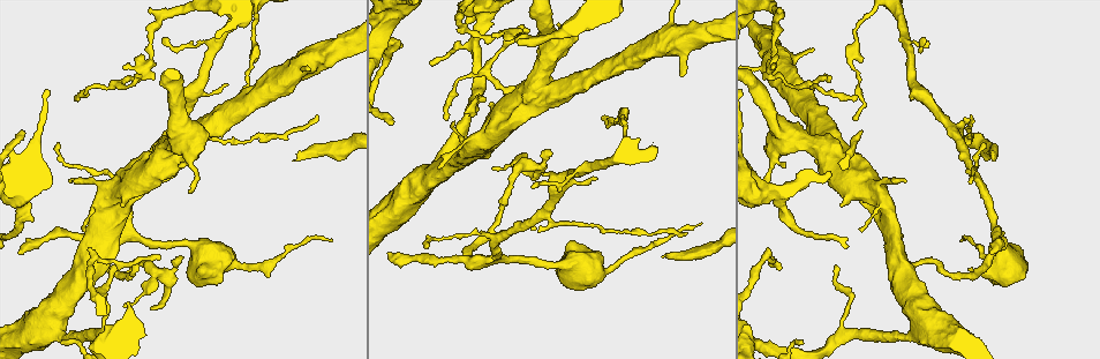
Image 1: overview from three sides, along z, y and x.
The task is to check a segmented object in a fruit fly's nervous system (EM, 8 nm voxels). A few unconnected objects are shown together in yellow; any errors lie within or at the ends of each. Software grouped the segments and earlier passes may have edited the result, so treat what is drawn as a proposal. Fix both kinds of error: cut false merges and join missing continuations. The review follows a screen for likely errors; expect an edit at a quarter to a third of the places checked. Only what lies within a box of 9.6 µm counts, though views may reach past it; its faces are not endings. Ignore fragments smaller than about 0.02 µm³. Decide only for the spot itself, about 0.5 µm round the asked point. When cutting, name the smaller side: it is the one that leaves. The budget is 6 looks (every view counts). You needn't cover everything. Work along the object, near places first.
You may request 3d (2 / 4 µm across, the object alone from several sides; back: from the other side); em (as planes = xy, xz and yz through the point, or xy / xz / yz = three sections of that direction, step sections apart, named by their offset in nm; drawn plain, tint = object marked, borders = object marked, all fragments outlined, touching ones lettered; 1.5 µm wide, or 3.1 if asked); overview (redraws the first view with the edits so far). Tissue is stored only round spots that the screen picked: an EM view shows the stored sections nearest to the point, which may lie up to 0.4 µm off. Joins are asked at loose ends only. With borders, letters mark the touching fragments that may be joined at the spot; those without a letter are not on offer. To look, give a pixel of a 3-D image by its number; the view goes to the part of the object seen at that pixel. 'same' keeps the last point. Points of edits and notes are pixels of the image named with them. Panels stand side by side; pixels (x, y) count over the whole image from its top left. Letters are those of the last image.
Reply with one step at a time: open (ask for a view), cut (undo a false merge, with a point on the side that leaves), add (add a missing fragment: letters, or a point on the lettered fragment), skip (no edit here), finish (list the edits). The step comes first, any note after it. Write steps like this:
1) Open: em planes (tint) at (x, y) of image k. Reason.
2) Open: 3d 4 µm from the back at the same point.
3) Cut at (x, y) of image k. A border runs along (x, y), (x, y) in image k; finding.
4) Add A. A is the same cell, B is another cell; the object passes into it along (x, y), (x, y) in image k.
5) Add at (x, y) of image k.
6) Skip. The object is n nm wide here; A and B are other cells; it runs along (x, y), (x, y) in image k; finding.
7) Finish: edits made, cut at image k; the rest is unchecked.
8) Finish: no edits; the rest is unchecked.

Open: em xz step 8 (borders) at (159, 256) of image 1. An open end.

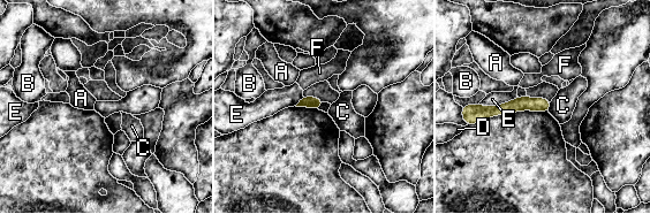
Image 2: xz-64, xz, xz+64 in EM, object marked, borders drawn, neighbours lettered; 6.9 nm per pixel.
Skip. A, B, C, D, E and F are other cells; it runs along (548, 104), (476, 109) in image 2; no lettered fragment goes on from it.

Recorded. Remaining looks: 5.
Open: 3d 4 µm at (190, 190) of image 1. Tapers out.

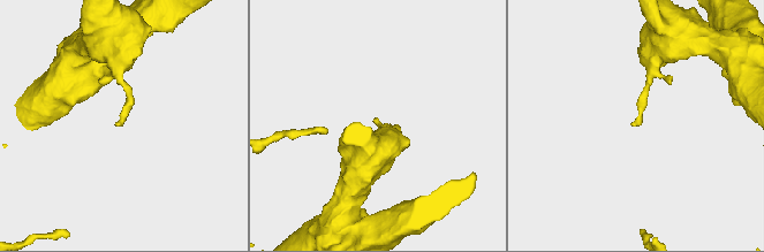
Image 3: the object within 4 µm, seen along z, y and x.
Open: em planes (borders) at (378, 121) of image 3. Need the tissue.

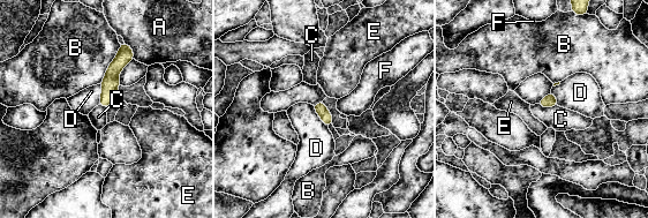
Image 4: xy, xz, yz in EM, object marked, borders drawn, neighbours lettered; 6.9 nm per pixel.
Skip. A, B, C, D, E and F are other cells; a border runs along (536, 104), (543, 107), (557, 106) in image 4; none of them fits.

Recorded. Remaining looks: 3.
Open: 3d 4 µm at (293, 160) of image 1. An open end.

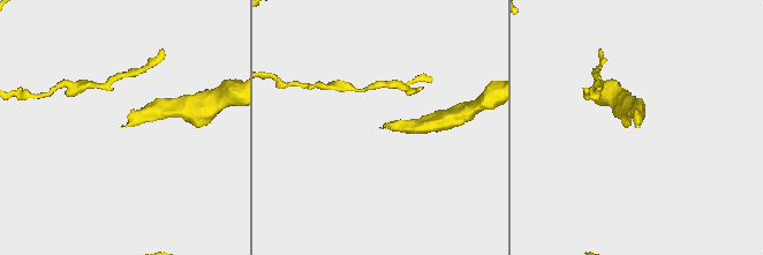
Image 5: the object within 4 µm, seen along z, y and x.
Open: em xy step 4 (tint) at (379, 128) of image 5. Now the EM.

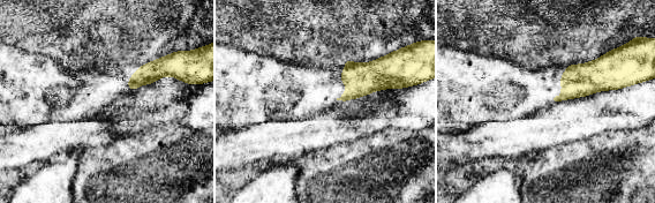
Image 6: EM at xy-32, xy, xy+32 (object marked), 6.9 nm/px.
Open: em planes (borders) at the same point. Another direction.

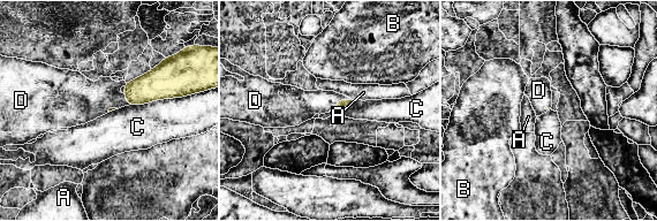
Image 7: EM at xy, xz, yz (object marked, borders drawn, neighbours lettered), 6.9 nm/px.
Add D. The longest contact is with C, 440 nm; D is the same cell, A, B and C are other cells; the object passes into it along (342, 104), (338, 103), (302, 105) in image 7; it goes on there.

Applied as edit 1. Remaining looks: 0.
Finish: edits made, add at image 7; the rest is unchecked.

